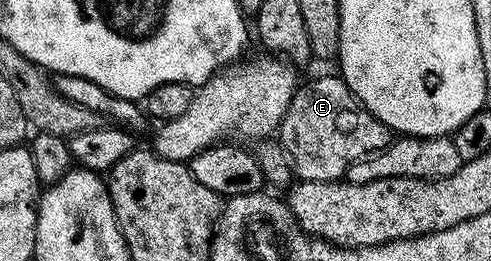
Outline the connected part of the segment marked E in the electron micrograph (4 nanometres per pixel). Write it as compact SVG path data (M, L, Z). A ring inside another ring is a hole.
M339 76L316 78L305 86L303 83L290 100L290 108L278 131L279 145L288 156L293 175L306 182L343 179L350 164L384 150L393 140L393 131L357 102Z

